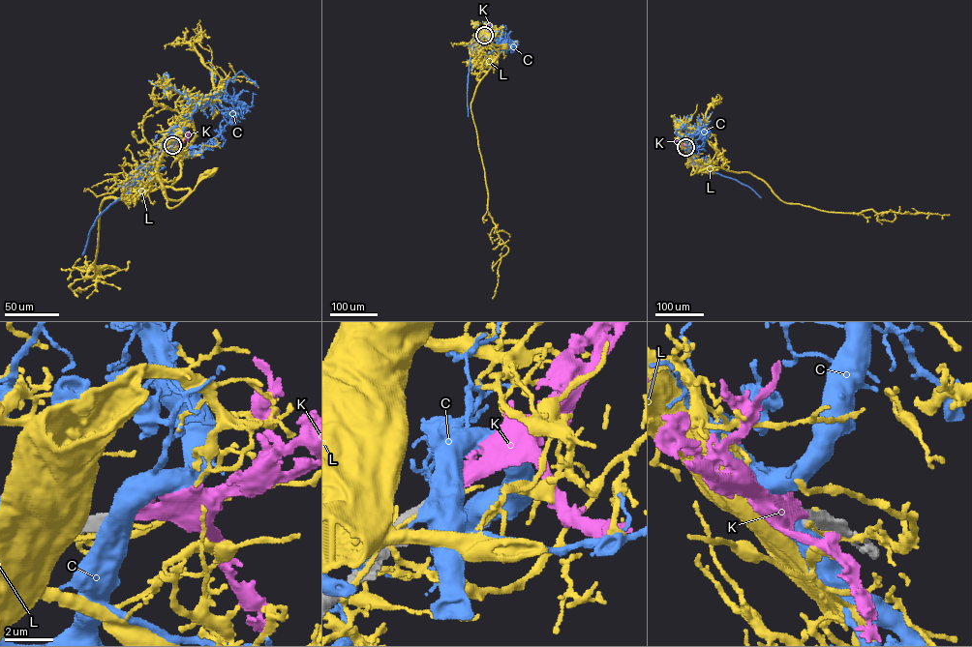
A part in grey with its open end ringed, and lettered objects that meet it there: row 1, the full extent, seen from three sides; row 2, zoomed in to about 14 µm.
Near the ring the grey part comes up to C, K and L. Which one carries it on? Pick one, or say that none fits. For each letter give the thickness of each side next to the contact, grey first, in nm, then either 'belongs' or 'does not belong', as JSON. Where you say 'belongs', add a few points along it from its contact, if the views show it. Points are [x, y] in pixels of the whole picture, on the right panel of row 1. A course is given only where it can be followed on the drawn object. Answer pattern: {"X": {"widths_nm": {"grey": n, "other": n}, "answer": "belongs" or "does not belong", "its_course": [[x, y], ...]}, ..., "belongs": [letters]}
{"C": {"widths_nm": {"grey": 460, "other": 750}, "answer": "does not belong"}, "K": {"widths_nm": {"grey": 400, "other": 400}, "answer": "does not belong"}, "L": {"widths_nm": {"grey": 500, "other": 120}, "answer": "does not belong"}, "belongs": []}

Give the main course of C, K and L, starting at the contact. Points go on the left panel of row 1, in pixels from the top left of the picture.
C: (172, 145), (155, 160), (128, 192), (98, 216), (82, 255)
K: (172, 145), (186, 138), (189, 131)
L: (171, 145), (162, 157), (158, 172), (169, 208), (182, 202), (208, 174)

